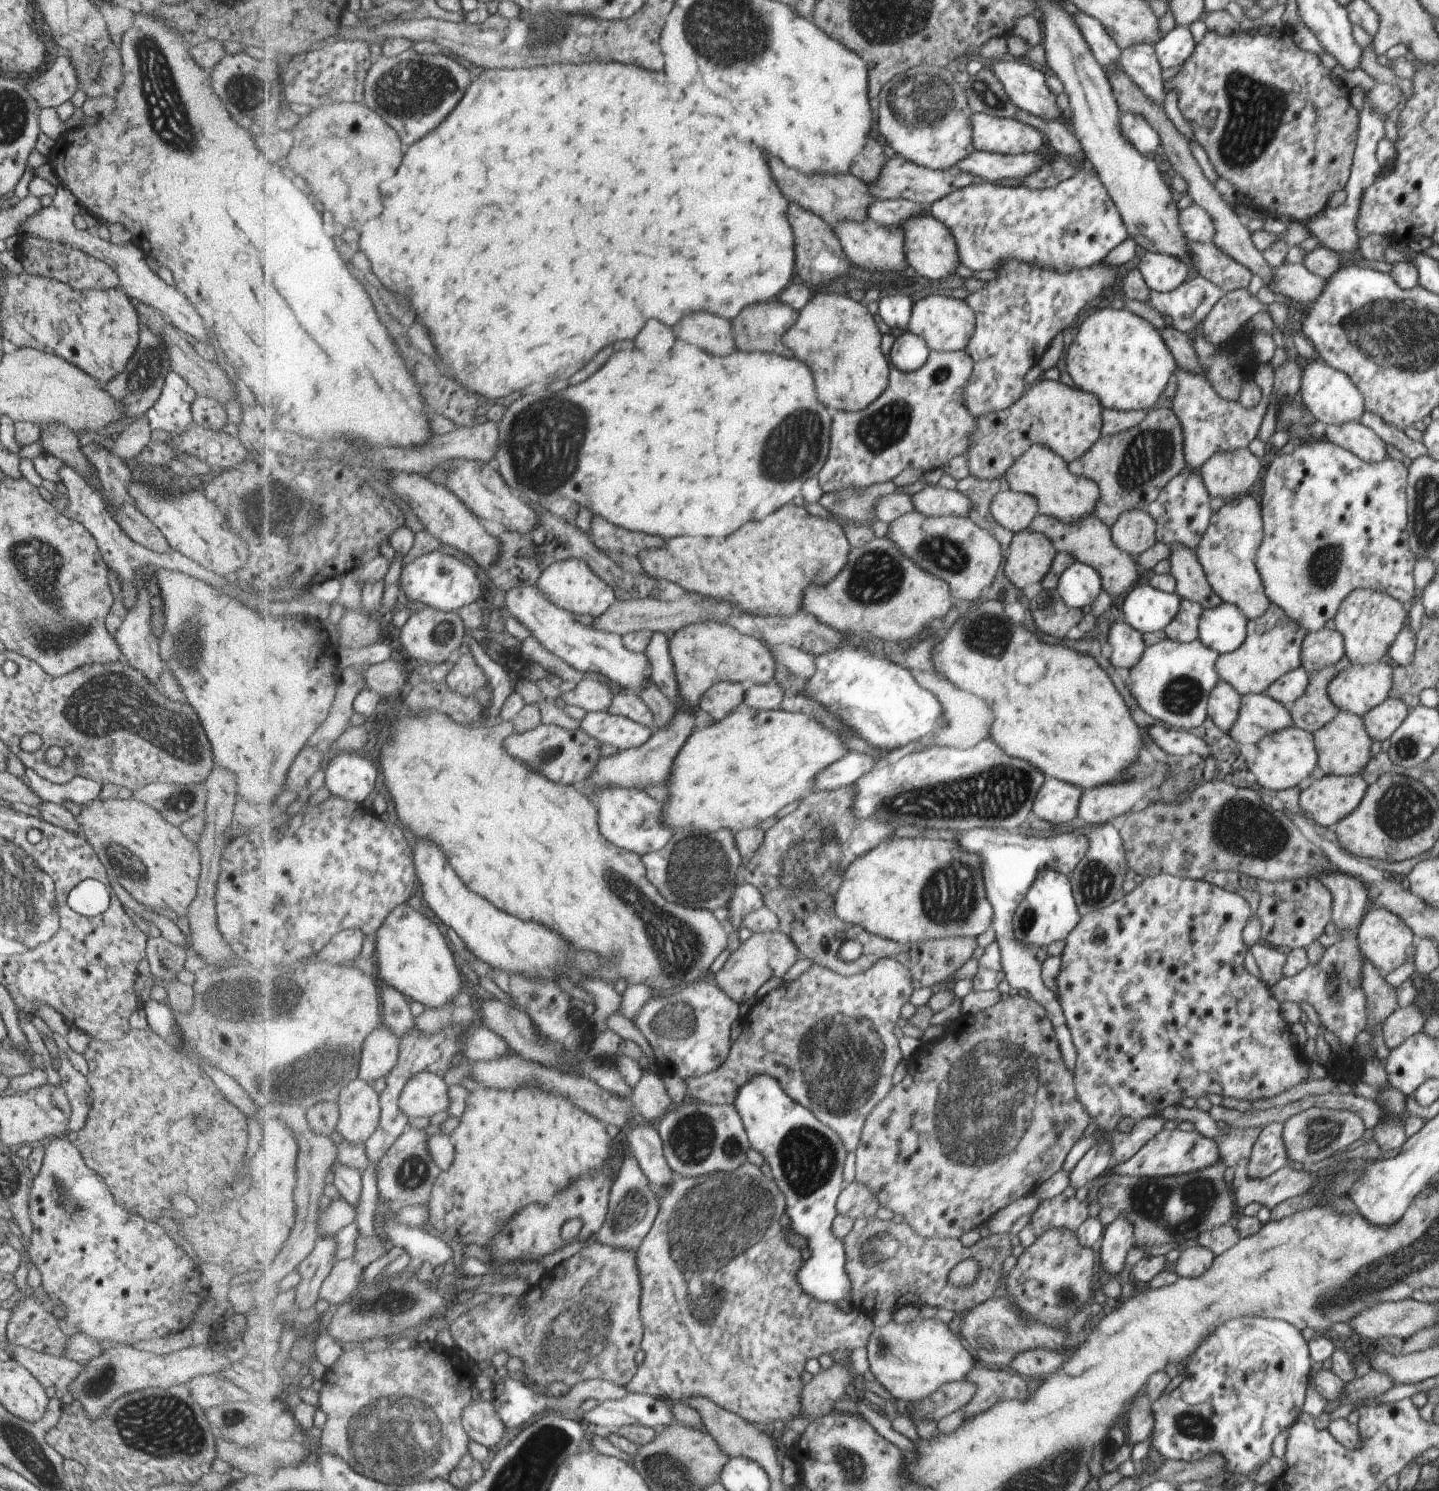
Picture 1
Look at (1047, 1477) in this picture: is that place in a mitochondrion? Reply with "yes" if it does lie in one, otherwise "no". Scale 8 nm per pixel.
yes

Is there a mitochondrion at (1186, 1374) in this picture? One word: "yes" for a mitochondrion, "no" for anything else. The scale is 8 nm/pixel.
no

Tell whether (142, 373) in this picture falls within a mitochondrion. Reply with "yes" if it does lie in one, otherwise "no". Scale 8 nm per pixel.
yes

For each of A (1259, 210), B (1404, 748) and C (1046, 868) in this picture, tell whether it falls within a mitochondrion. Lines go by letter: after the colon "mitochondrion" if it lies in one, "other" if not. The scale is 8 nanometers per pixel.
A: other
B: mitochondrion
C: other

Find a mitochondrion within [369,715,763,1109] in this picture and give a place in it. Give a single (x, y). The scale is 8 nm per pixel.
(678, 947)

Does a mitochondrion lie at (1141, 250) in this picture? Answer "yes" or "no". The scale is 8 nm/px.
no

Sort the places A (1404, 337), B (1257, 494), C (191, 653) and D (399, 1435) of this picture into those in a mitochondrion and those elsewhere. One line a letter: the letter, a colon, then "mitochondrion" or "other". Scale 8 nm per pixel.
A: mitochondrion
B: other
C: mitochondrion
D: mitochondrion

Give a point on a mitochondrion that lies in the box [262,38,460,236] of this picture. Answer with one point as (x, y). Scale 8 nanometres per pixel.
(412, 89)

